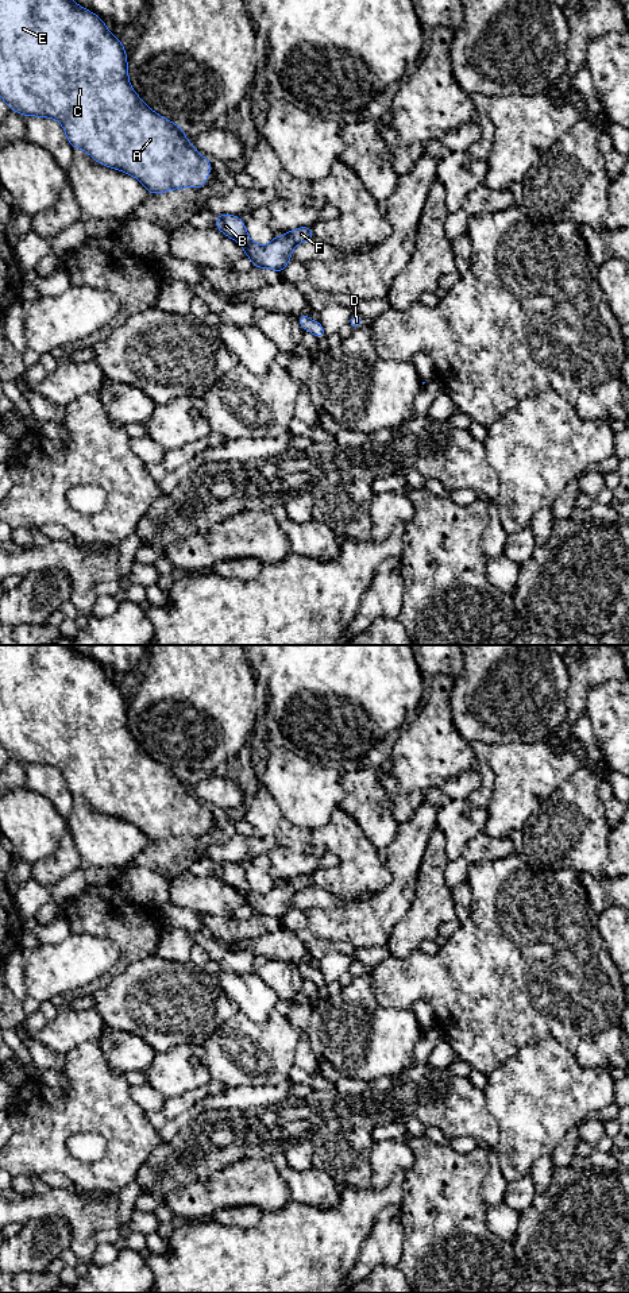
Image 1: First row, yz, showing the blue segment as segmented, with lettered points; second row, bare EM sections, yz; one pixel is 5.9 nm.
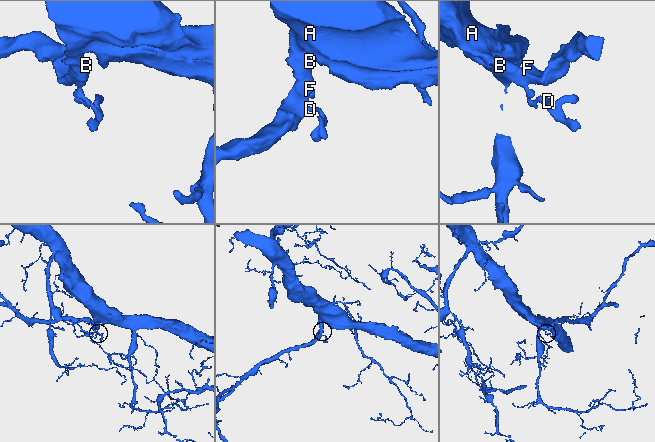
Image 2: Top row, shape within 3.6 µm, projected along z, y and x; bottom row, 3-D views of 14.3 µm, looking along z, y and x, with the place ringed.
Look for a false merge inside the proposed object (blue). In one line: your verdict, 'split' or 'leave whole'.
leave whole

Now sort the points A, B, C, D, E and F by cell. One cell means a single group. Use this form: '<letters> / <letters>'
A B C D E F

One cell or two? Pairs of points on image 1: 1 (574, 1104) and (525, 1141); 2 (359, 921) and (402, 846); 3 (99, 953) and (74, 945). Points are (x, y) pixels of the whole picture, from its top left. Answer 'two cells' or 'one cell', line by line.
1: one cell
2: one cell
3: one cell

